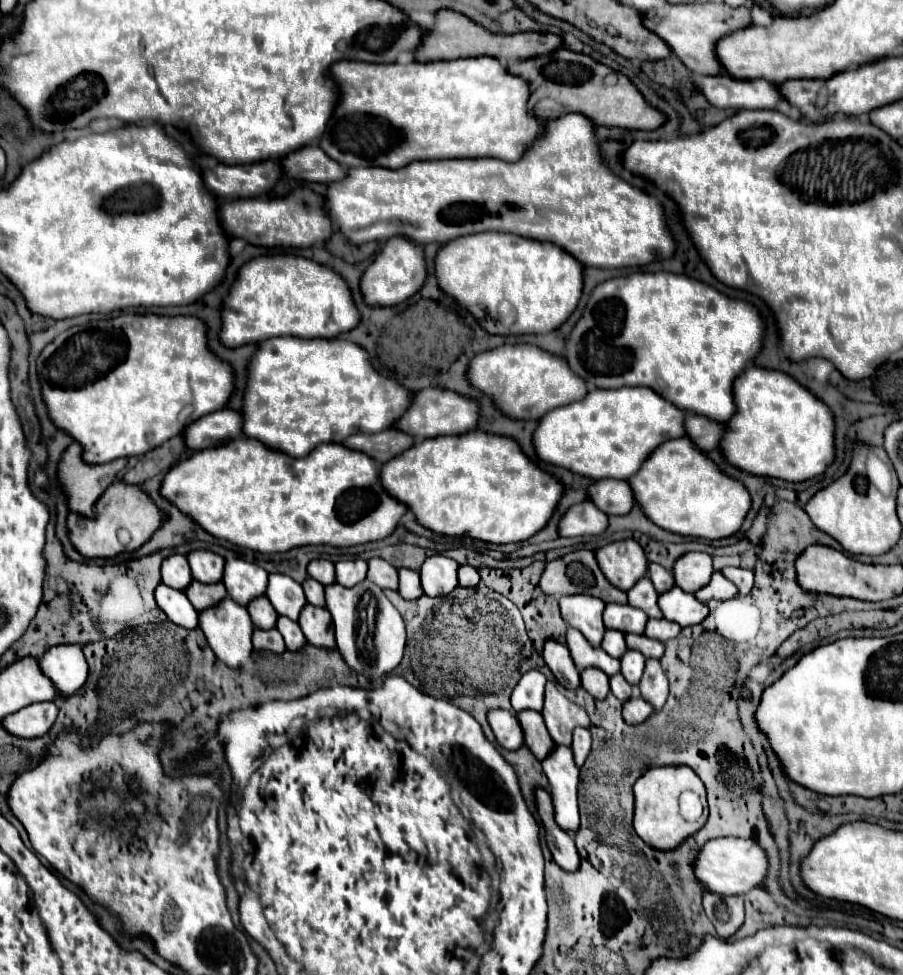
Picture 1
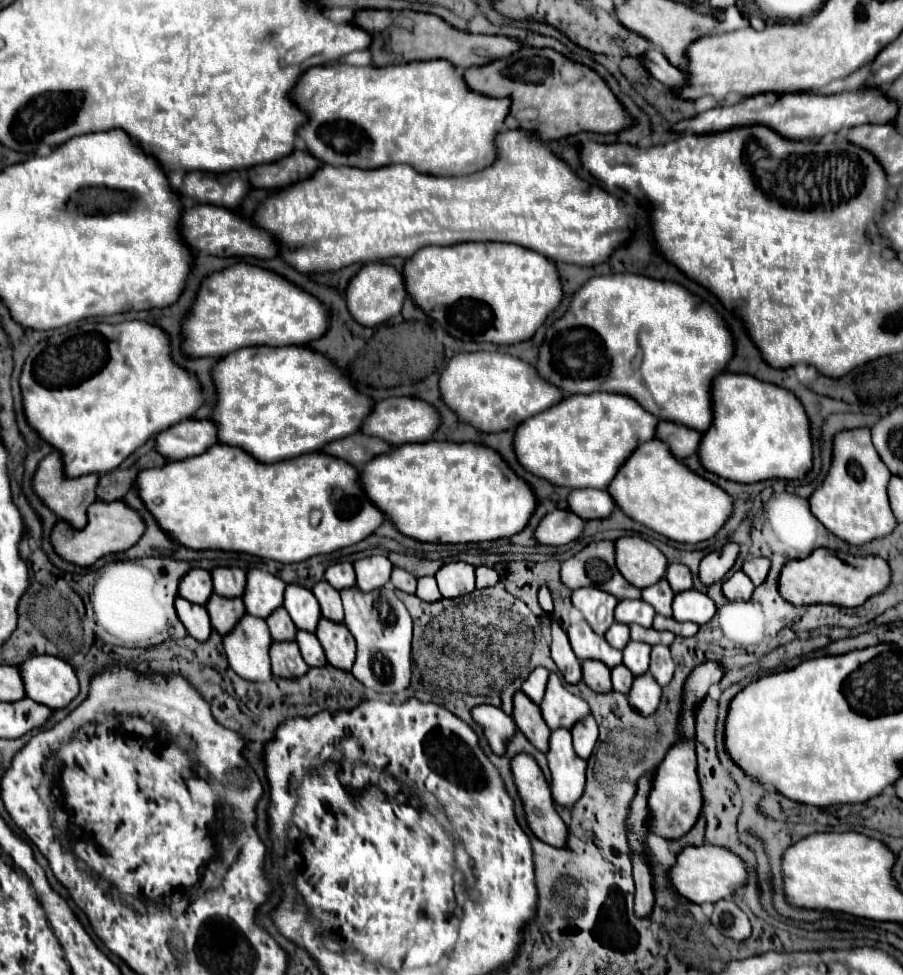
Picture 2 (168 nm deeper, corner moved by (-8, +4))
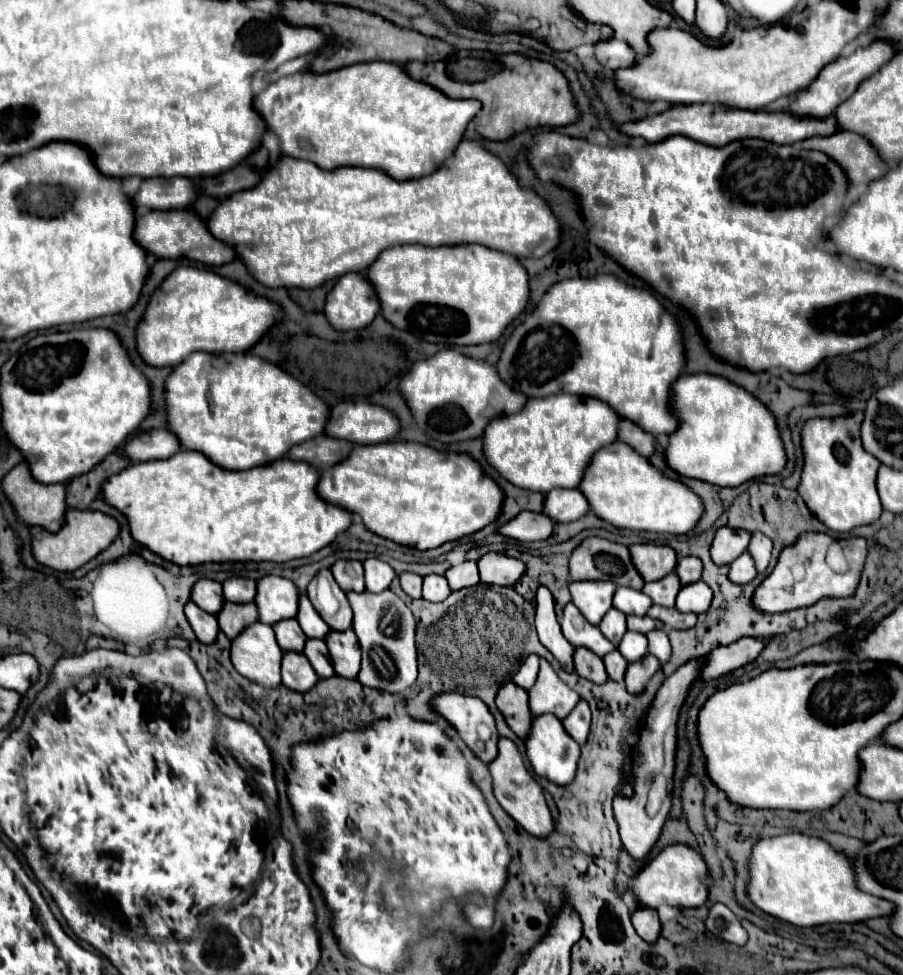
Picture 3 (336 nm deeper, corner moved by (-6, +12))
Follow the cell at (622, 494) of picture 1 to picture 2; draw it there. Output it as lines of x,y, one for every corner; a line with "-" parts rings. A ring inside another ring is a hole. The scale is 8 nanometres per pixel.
573,490
569,494
569,508
585,520
607,518
617,504
607,490

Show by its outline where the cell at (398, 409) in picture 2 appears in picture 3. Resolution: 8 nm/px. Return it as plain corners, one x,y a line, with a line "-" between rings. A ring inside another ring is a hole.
339,402
331,408
325,434
353,444
381,444
395,438
399,420
371,402

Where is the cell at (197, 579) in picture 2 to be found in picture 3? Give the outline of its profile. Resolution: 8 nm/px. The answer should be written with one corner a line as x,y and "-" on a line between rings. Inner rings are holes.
199,580
193,588
193,596
191,600
205,612
209,614
219,614
223,604
225,604
225,598
223,598
223,586
219,582
213,582
213,580

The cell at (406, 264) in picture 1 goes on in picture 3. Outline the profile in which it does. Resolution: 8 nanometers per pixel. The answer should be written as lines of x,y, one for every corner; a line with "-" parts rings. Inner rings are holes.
345,274
337,280
333,290
327,294
323,314
329,324
339,330
361,330
373,322
379,312
379,302
371,284
361,274

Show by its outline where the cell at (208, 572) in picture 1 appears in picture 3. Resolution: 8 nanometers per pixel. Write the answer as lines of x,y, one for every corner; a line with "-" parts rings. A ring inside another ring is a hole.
231,578
223,584
225,598
235,604
247,604
255,600
257,594
257,584
249,578

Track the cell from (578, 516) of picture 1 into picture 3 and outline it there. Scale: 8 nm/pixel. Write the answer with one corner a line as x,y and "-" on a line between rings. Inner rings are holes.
519,512
513,520
499,526
499,534
521,540
521,542
537,542
547,540
553,532
553,522
541,512

